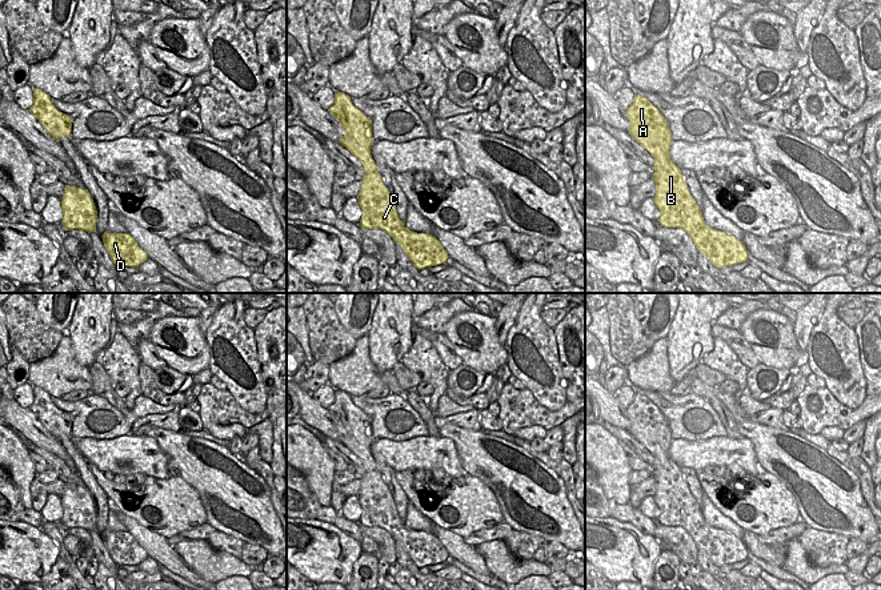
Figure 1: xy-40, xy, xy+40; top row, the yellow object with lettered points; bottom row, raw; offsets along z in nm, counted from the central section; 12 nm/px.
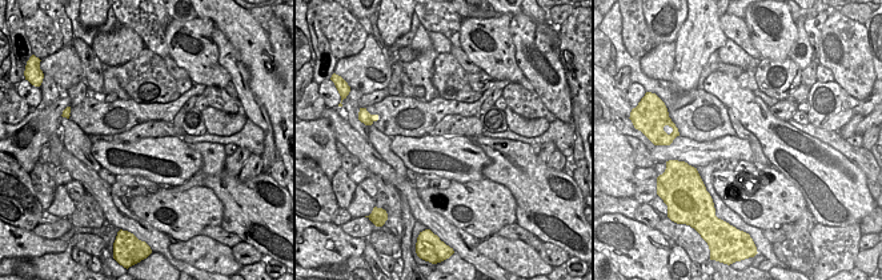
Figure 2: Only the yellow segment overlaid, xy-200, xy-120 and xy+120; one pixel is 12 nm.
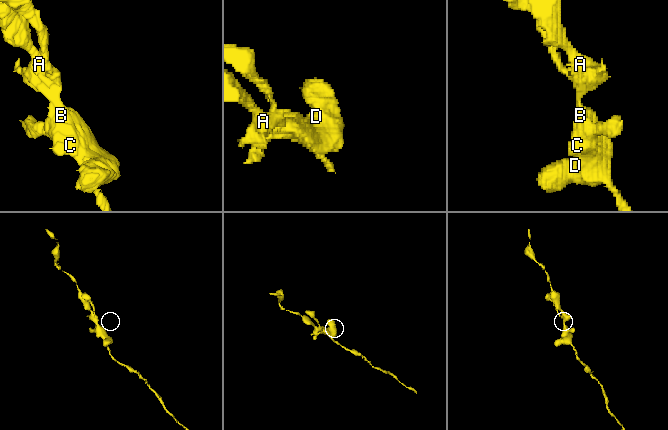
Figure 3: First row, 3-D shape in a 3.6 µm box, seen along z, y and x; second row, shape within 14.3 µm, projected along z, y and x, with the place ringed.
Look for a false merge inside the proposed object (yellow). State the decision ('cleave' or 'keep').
keep

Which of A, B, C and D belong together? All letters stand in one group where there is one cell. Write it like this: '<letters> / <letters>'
A B C D

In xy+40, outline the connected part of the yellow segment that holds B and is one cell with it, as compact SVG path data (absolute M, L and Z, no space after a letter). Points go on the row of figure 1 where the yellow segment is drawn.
M634 95L626 116L630 123L629 135L654 157L653 200L661 212L660 226L681 228L717 269L748 261L742 241L705 224L680 168L669 157L672 133L660 111L646 97Z

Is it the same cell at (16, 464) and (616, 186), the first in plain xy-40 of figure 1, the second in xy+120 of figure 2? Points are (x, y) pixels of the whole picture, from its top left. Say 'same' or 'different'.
same

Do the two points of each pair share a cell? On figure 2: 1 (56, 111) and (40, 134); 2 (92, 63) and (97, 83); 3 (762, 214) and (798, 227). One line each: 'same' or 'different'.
1: same
2: same
3: different

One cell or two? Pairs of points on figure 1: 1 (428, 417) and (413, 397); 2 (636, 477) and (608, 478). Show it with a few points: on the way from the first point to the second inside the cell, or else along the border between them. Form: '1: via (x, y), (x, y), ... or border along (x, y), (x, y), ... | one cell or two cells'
1: via (424, 412), (416, 402) | one cell
2: border along (632, 472), (629, 486) | two cells

